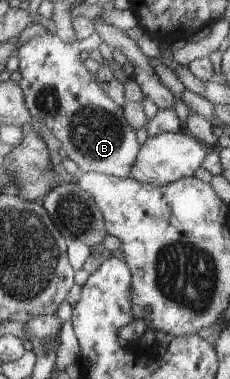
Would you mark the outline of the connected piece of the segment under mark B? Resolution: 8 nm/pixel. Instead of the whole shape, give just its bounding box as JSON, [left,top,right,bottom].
[16,32,141,178]

